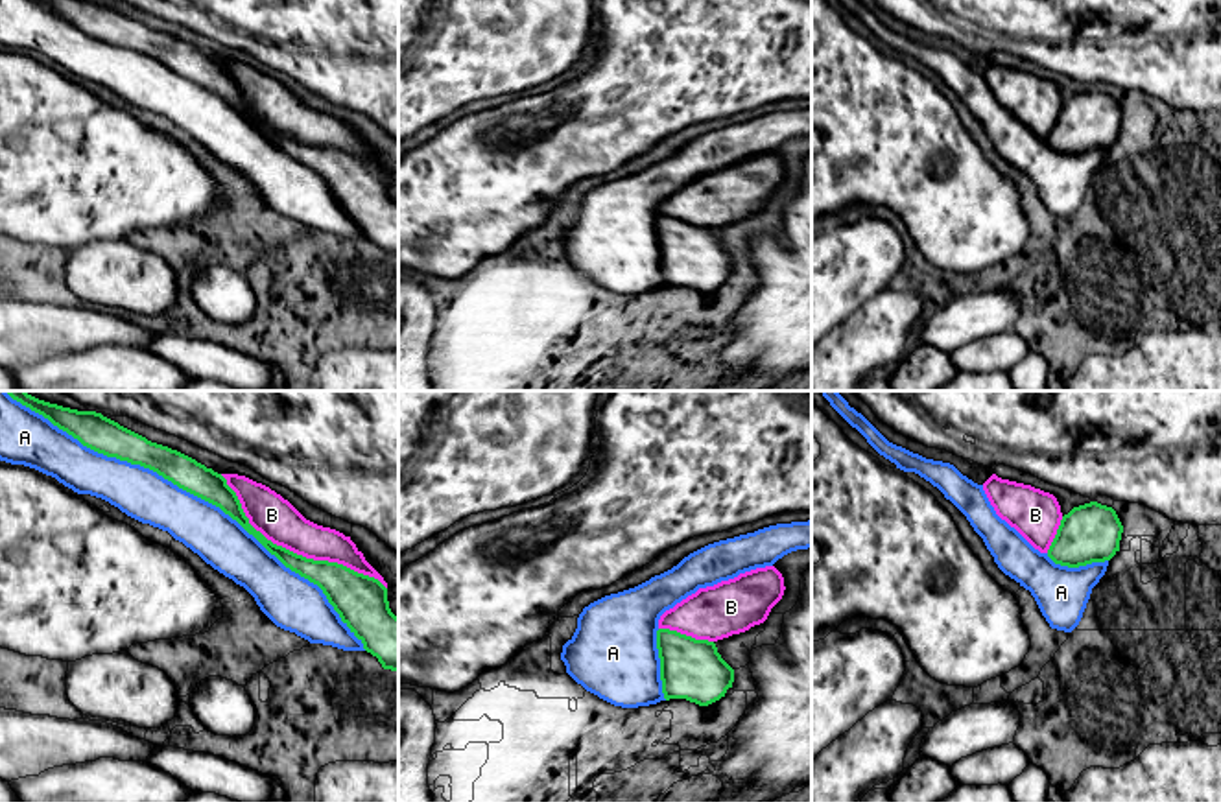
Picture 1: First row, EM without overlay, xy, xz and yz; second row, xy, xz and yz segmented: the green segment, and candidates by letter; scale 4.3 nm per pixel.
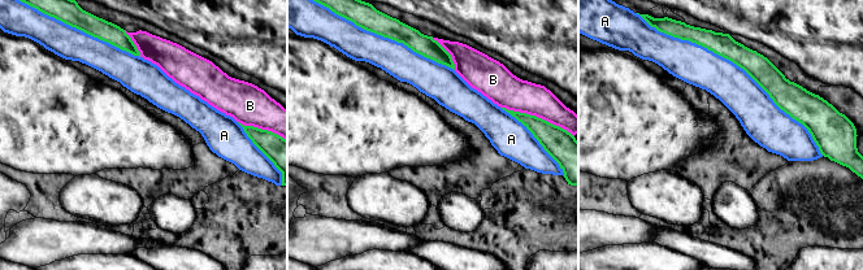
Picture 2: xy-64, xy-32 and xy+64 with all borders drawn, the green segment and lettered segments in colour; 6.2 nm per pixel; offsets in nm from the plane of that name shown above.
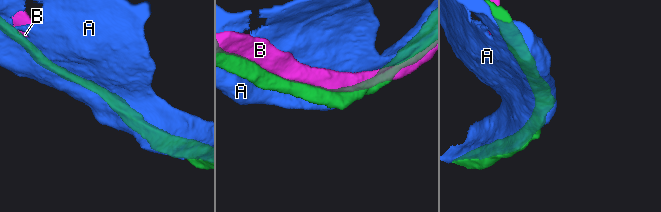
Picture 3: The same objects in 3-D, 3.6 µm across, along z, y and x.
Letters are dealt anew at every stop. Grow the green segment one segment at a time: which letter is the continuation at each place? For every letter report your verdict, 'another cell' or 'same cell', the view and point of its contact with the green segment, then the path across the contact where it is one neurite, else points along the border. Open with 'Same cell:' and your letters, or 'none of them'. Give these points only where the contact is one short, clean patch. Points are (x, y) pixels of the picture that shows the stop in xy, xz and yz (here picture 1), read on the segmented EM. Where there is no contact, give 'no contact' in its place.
Same cell: none of them
A: another cell; contact xy (192, 493)
B: another cell; contact xy (294, 554)

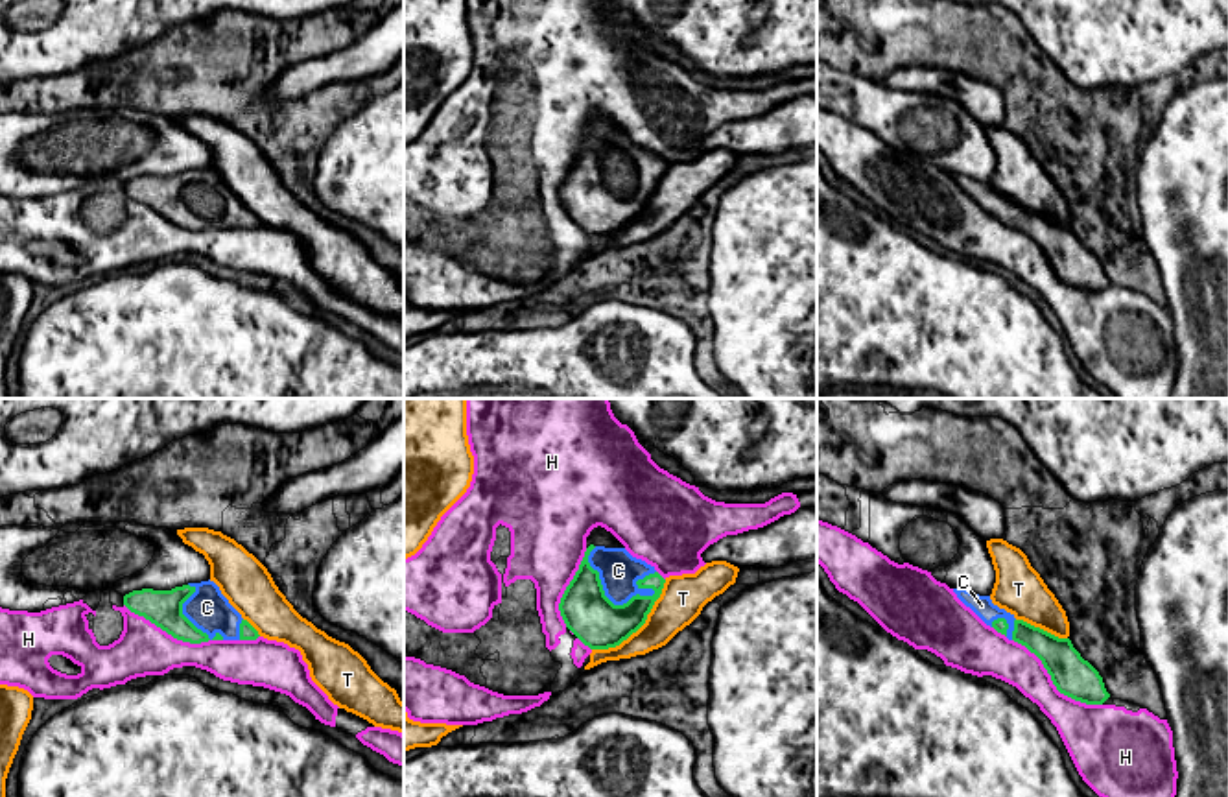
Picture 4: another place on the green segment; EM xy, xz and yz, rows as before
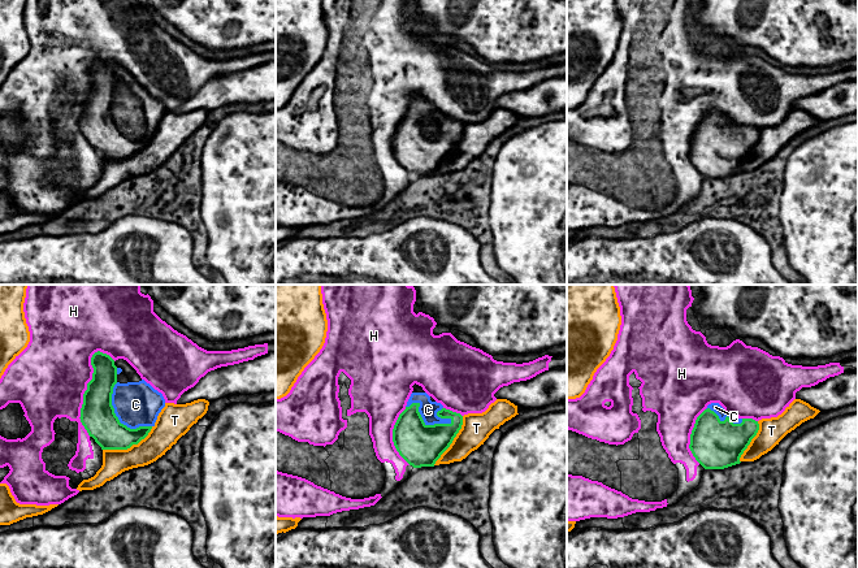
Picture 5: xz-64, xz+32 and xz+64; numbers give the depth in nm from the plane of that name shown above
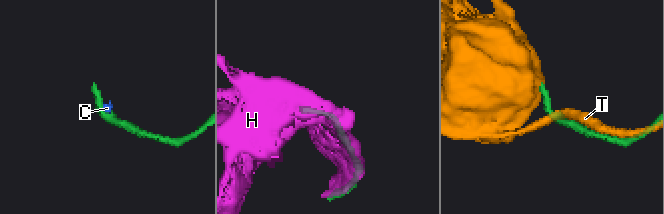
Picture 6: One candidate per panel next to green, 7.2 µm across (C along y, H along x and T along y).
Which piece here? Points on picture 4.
Same cell: C
C: same cell; contact xz (605, 596)
H: another cell; contact yz (1053, 683)
T: another cell; contact xz (638, 628)

